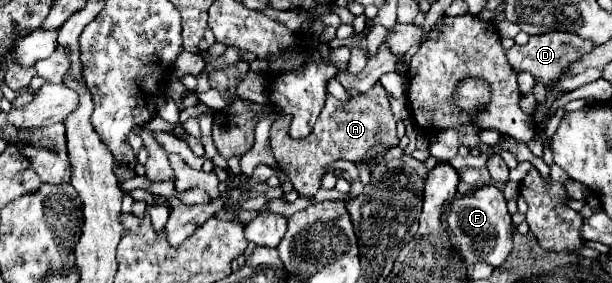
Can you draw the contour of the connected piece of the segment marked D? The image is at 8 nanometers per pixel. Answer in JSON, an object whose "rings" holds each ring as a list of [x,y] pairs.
{"rings":[[[550,31],[550,33],[542,33],[542,35],[534,35],[530,37],[530,41],[526,45],[514,45],[510,51],[506,51],[506,59],[512,65],[512,69],[516,73],[520,71],[528,71],[536,77],[536,81],[544,83],[546,87],[554,87],[556,83],[560,83],[562,79],[568,77],[568,67],[574,61],[580,61],[584,55],[592,53],[596,45],[592,45],[592,41],[588,39],[580,39],[574,33],[566,33],[566,31]]]}

